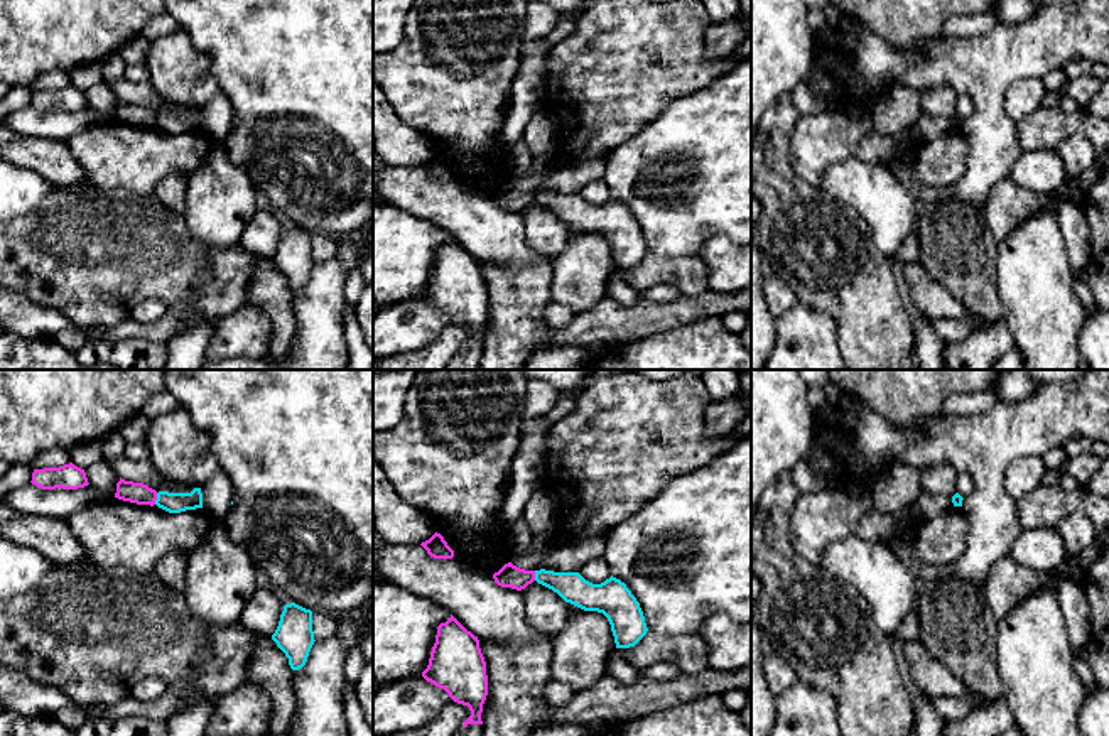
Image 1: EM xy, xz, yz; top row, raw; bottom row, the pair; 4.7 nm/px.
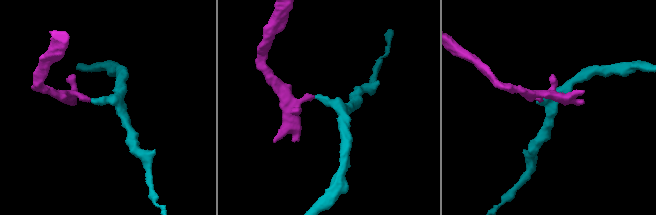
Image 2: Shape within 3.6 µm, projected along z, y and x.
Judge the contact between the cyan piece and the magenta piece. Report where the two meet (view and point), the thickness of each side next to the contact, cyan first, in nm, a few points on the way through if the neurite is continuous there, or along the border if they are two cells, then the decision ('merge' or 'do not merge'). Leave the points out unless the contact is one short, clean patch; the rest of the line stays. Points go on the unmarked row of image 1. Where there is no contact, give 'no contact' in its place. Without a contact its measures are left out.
xy (157, 120) | 100/100 nm | along xy (157, 115), (154, 125) | do not merge

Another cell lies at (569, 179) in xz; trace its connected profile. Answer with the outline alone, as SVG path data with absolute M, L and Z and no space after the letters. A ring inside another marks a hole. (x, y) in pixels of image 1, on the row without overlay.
M604 157L584 160L581 165L564 167L544 177L535 192L579 194L591 181L603 179L604 167Z

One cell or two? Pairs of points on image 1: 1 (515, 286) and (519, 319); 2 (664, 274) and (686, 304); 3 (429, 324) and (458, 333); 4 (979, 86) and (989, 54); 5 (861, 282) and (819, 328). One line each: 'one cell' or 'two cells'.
1: one cell
2: two cells
3: two cells
4: one cell
5: two cells

